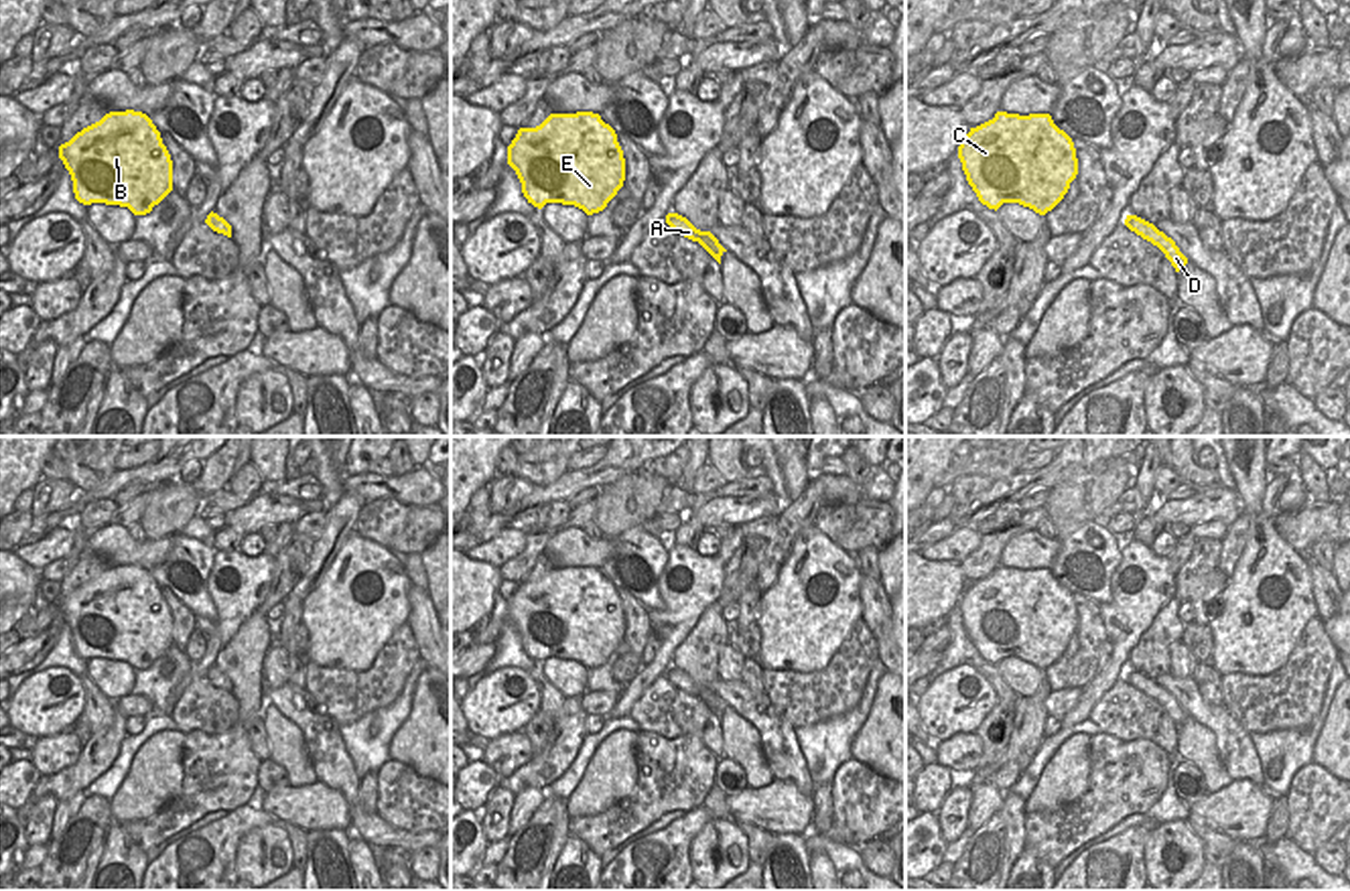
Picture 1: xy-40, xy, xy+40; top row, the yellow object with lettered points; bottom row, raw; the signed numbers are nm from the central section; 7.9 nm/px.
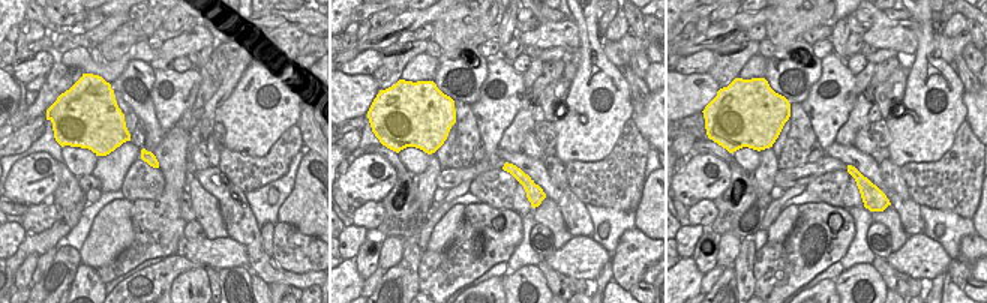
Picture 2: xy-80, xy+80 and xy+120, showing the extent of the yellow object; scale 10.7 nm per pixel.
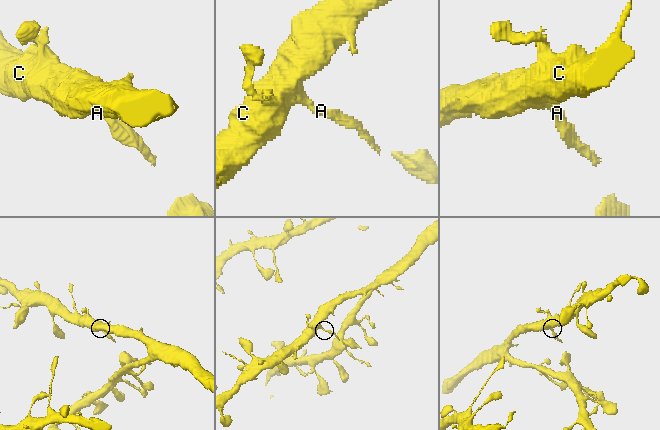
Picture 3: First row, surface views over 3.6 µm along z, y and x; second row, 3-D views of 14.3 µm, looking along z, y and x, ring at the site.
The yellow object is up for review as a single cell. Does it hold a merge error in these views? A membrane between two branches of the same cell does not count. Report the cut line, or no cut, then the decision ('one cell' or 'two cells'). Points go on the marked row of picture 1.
xy (674, 214), (672, 228) | two cells

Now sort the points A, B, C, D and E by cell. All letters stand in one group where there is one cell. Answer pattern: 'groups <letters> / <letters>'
groups A D / B C E

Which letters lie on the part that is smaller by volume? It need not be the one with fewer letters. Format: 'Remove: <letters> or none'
Remove: A, D.

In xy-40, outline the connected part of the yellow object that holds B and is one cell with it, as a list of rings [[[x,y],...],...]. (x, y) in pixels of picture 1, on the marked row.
[[[110,112],[59,146],[83,205],[106,203],[146,215],[173,191],[173,160],[152,120]]]

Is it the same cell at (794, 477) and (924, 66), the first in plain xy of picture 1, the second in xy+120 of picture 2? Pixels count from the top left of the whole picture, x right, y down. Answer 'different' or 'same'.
same

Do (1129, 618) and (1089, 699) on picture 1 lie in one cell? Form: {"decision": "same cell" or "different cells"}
{"decision": "same cell"}

